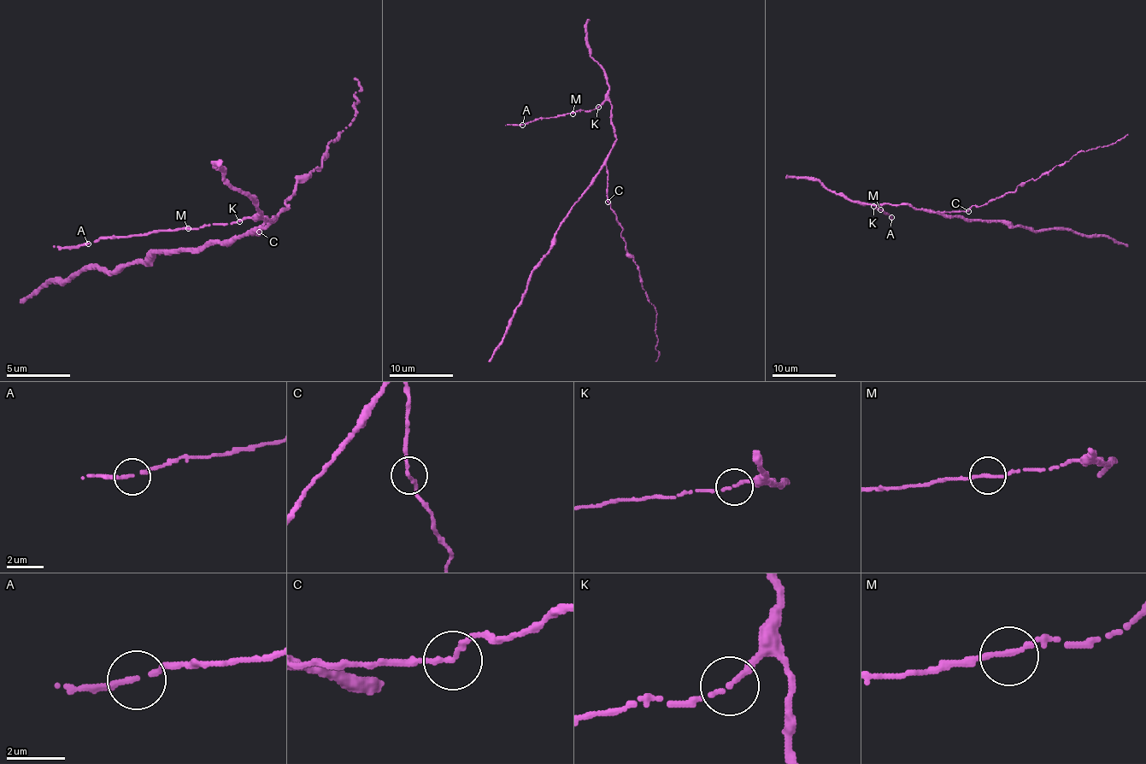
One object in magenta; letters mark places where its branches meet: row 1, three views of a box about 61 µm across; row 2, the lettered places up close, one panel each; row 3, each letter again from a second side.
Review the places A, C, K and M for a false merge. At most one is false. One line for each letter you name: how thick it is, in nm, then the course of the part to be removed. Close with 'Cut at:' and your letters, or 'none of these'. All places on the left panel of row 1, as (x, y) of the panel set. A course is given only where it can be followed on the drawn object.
Cut at: none of these

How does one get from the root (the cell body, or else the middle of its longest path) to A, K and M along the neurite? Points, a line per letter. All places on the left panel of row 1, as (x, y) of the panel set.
A: (249, 234), (274, 218), (98, 238), (88, 243)
K: (249, 234), (255, 228), (265, 228), (274, 218), (243, 218), (239, 221)
M: (249, 234), (255, 228), (265, 228), (274, 218), (243, 218), (230, 225), (188, 228)

